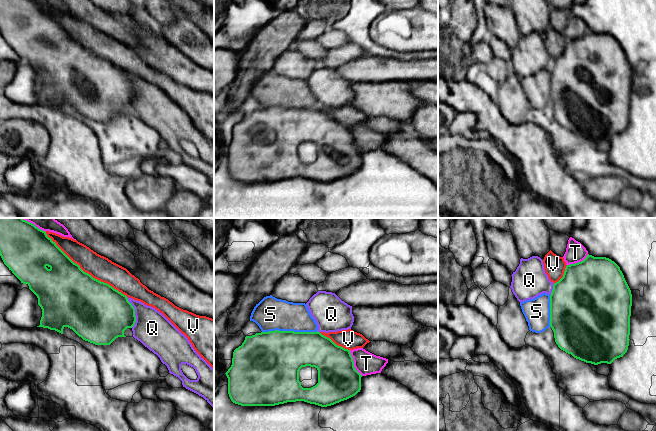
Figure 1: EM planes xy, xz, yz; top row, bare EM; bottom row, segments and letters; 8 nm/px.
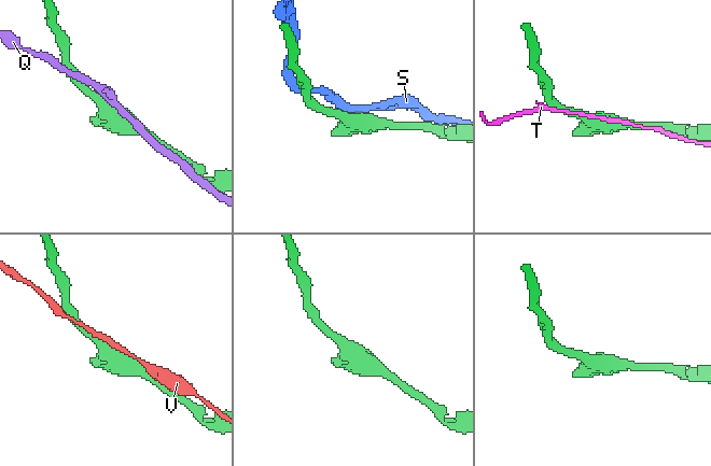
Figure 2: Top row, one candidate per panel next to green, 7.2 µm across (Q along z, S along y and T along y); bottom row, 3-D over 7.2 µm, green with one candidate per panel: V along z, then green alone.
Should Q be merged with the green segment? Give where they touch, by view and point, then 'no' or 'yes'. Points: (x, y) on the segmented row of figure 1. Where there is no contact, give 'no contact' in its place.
xy (134, 312) | no

